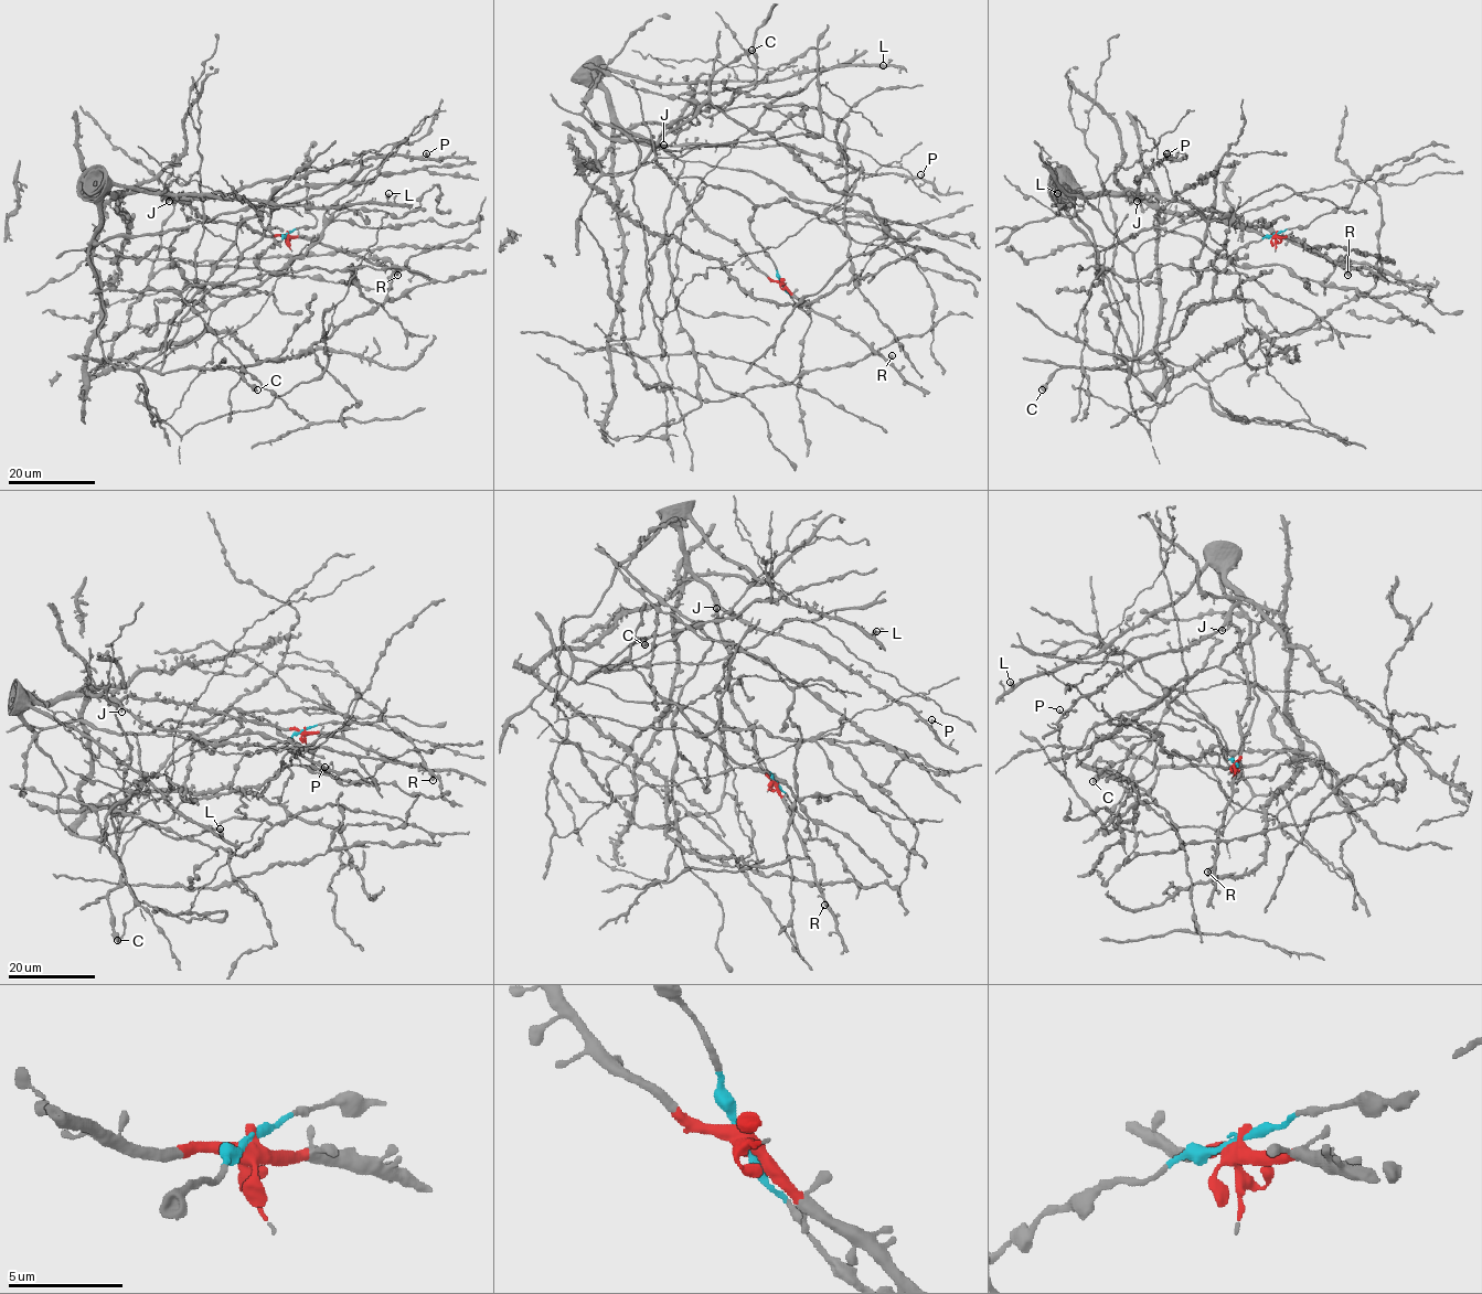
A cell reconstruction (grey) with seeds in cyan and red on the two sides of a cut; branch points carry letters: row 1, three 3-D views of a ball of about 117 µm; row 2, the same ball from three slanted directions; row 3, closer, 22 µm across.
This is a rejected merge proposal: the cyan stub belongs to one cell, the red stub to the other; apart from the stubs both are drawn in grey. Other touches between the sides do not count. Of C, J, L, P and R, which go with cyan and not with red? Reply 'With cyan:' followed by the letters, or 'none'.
With cyan: C

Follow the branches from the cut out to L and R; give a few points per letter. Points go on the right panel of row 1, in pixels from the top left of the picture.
L: (1276, 233), (1261, 235), (1133, 190), (1083, 193), (1063, 185), (1075, 194), (1063, 207), (1057, 193)
R: (1276, 233), (1294, 236), (1321, 255), (1349, 267), (1349, 276)

